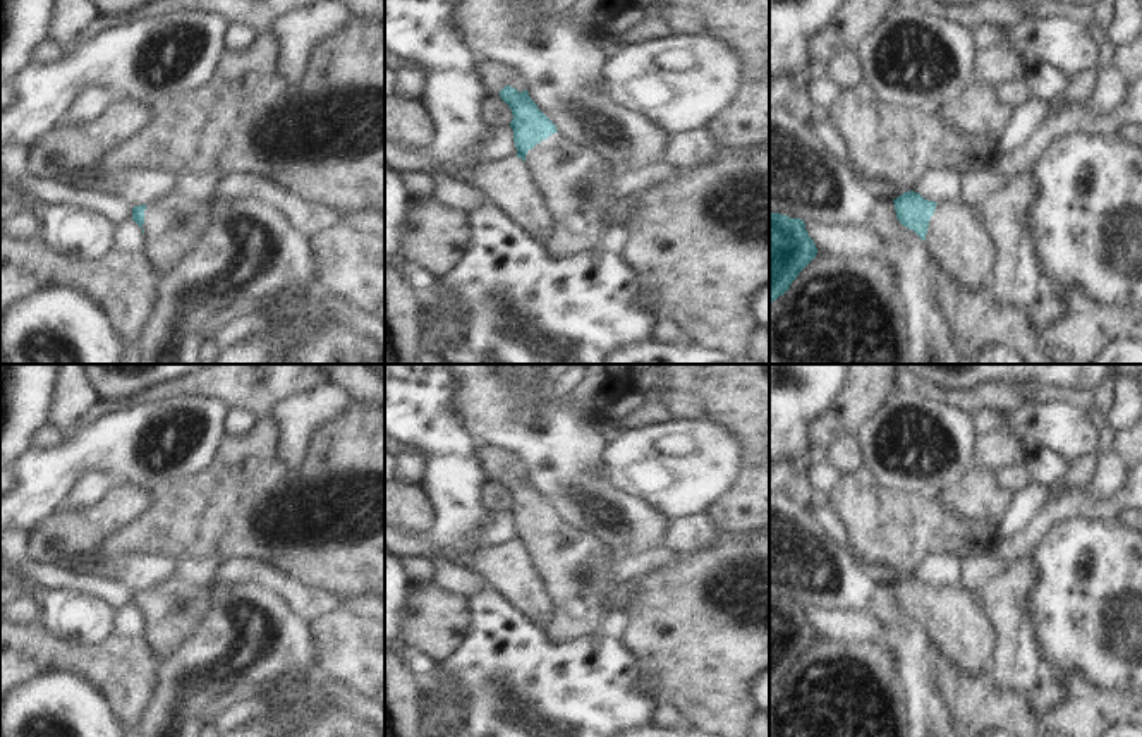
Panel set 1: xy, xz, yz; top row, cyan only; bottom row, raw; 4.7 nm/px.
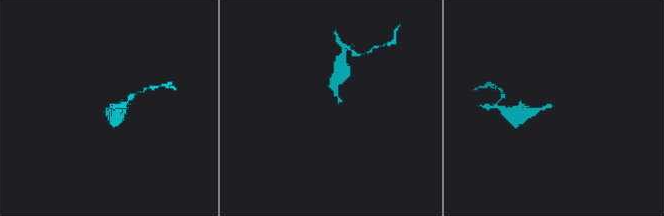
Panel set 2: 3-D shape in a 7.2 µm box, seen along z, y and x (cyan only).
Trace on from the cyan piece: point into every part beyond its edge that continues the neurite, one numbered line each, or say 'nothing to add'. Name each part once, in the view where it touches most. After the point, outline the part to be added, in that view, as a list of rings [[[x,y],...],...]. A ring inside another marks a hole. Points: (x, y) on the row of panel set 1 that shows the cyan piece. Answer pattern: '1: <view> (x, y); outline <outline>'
1: xz (576, 188); outline [[[558,132],[543,139],[525,155],[532,184],[553,218],[546,251],[572,258],[601,249],[611,211],[611,180],[603,160]]]

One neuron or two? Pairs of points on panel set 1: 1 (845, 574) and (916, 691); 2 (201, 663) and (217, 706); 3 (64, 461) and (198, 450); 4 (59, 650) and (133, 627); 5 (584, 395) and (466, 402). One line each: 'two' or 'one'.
1: one
2: two
3: one
4: two
5: two

